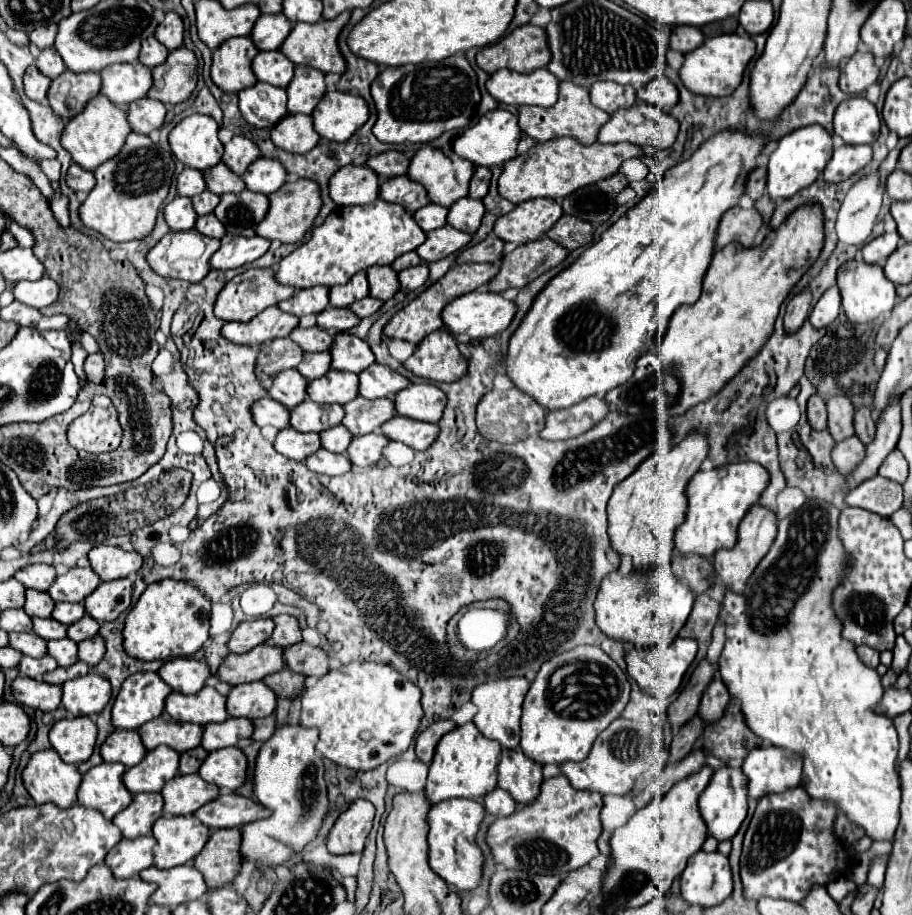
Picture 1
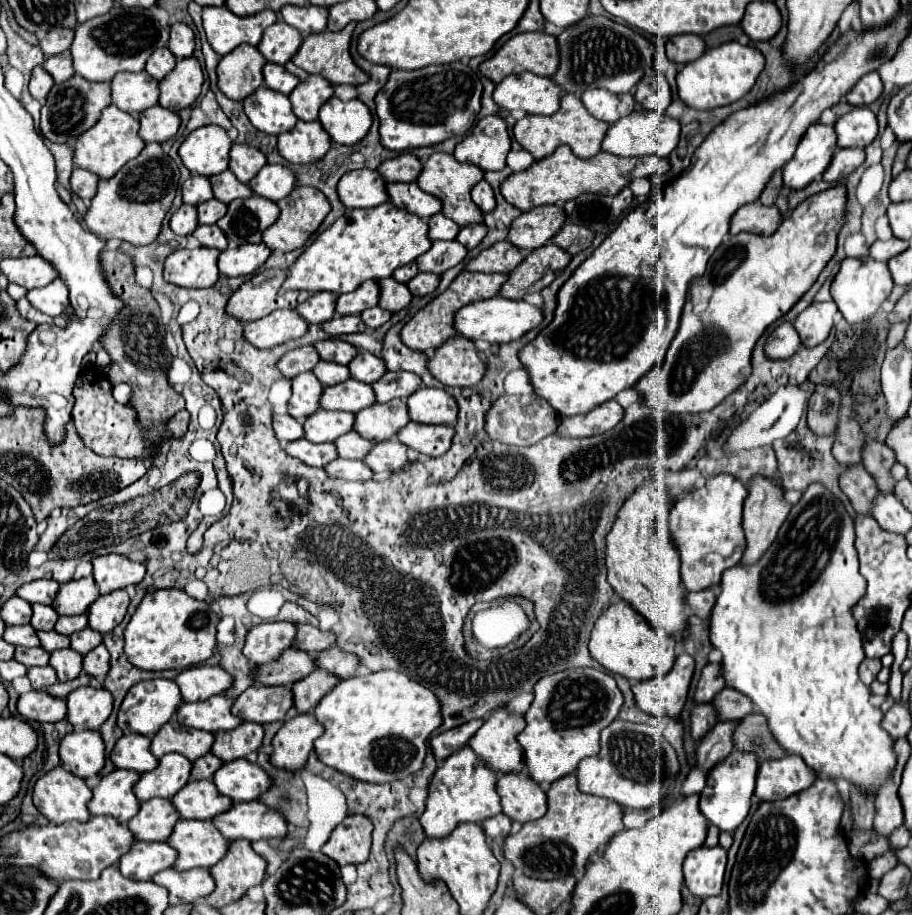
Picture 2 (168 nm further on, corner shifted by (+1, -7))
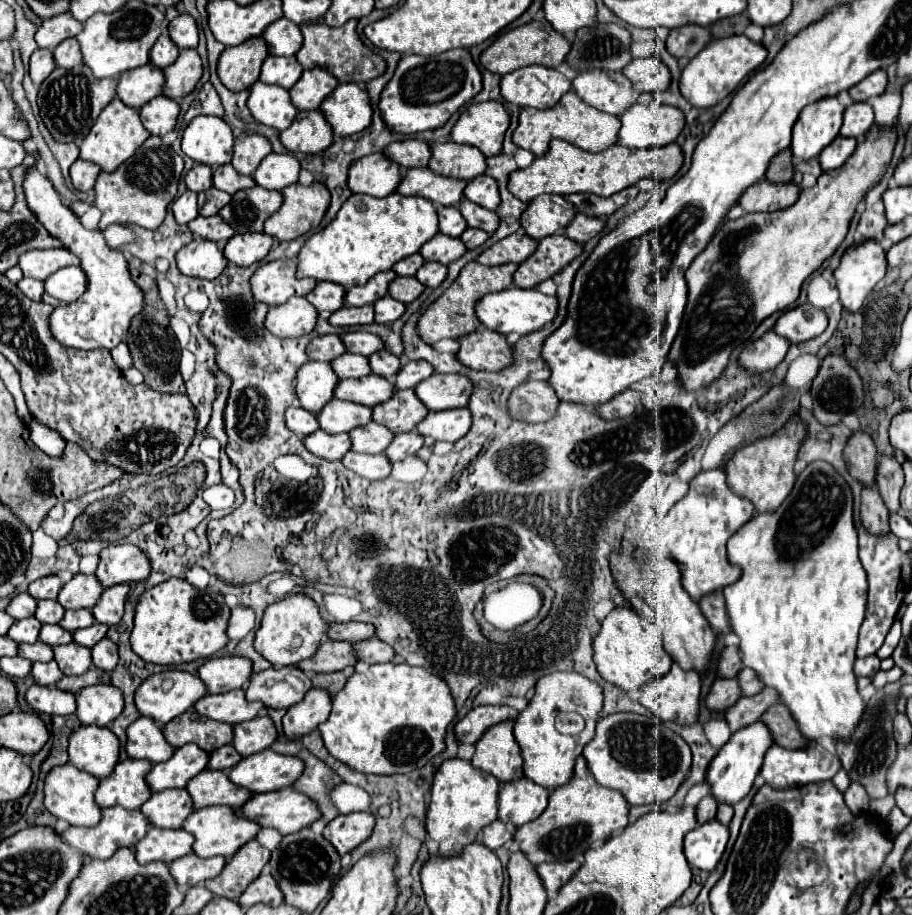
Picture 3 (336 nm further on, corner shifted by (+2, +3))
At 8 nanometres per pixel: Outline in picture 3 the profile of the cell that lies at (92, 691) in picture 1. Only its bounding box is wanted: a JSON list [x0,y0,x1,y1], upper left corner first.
[76,684,122,726]

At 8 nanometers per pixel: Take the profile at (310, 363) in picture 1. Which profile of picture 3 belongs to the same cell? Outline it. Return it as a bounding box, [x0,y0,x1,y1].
[330,354,370,380]

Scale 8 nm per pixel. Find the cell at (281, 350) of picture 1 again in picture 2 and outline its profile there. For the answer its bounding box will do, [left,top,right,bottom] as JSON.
[279,346,321,378]

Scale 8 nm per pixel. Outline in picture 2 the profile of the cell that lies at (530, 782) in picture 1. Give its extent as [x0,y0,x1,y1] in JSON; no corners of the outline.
[497,774,547,824]

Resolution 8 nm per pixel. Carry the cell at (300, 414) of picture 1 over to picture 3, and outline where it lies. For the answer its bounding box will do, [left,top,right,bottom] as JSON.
[316,398,372,434]

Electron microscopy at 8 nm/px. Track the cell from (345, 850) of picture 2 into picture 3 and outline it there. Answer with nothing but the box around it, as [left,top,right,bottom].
[324,812,374,856]

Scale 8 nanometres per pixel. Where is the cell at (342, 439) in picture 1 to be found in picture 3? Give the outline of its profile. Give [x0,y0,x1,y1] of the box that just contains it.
[348,422,392,454]

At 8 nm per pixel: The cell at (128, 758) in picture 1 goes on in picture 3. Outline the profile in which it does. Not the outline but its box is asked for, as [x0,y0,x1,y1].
[126,718,174,764]

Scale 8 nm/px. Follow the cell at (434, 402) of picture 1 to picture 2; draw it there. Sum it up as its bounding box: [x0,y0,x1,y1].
[409,388,457,424]

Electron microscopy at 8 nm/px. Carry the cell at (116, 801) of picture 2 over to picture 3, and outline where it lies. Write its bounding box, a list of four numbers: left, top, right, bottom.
[94,760,152,810]

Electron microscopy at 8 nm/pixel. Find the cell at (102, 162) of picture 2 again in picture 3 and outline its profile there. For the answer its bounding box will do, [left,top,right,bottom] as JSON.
[80,98,148,172]

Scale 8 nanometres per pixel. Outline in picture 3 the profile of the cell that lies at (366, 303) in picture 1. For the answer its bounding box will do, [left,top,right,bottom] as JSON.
[374,296,406,324]

